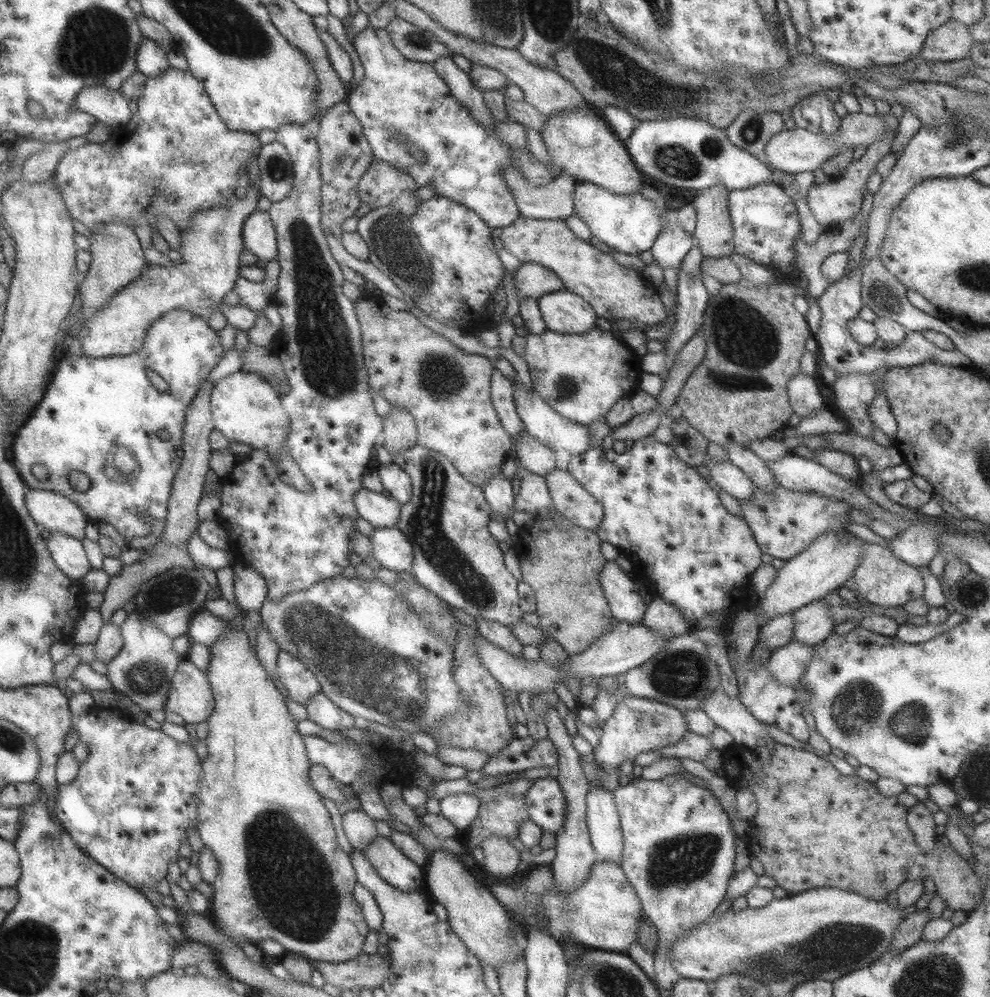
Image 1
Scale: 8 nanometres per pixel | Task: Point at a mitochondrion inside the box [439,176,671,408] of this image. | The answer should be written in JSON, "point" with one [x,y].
{"point":[564,388]}

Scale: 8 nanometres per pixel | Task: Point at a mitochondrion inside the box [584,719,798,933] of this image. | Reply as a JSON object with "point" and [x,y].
{"point":[684,859]}

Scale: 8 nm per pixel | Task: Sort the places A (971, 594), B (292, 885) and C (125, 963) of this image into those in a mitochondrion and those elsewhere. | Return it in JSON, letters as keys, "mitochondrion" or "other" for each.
{"A":"mitochondrion","B":"mitochondrion","C":"other"}

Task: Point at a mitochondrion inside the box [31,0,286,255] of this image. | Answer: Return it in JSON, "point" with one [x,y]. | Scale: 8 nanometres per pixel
{"point":[96,43]}

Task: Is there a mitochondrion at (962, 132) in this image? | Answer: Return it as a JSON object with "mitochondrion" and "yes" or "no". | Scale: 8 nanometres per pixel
{"mitochondrion":"yes"}

